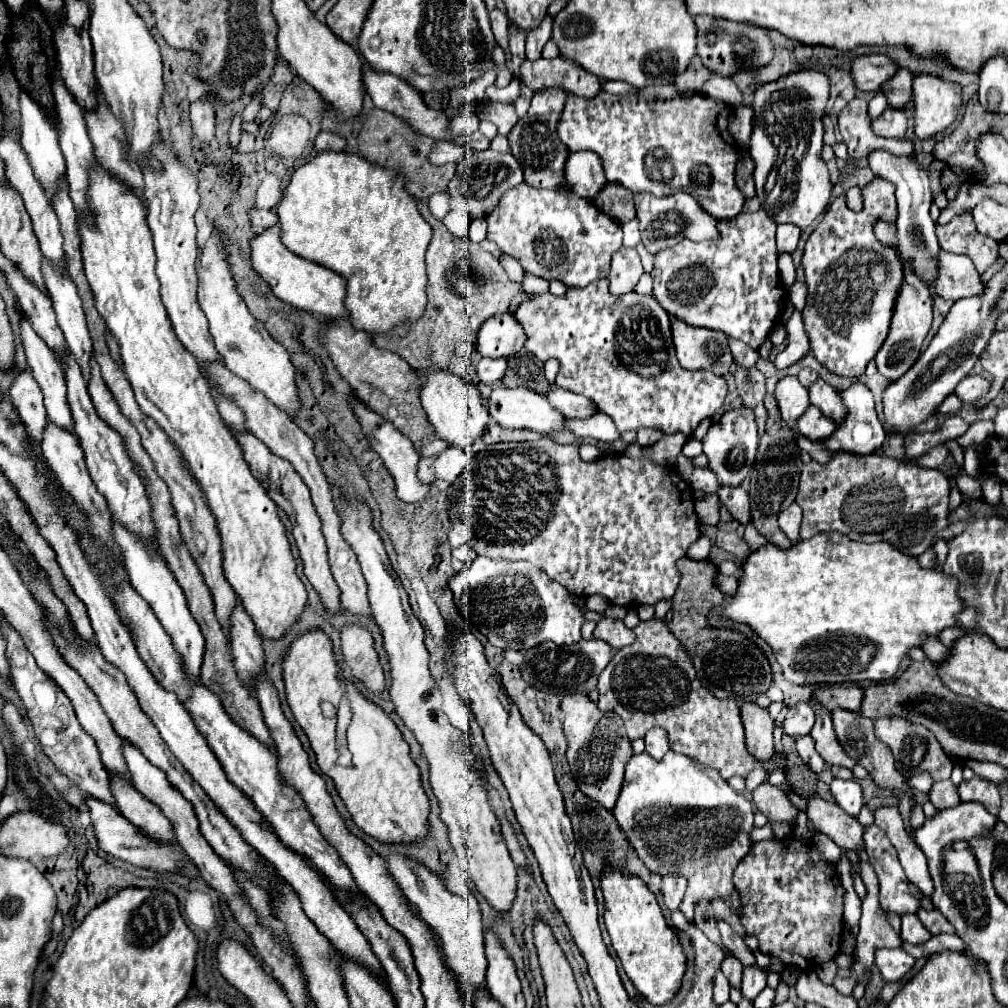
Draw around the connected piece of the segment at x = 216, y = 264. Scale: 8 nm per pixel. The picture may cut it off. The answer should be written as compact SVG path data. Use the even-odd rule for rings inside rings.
M216 233L200 249L198 259L200 259L200 267L196 267L198 301L210 323L210 335L214 337L216 351L220 353L226 367L234 375L246 379L256 391L262 391L276 407L294 417L300 409L300 401L294 383L294 365L290 361L290 355L280 343L276 343L270 337L264 325L256 321L246 309L246 303L236 291L236 283L226 261L226 249Z

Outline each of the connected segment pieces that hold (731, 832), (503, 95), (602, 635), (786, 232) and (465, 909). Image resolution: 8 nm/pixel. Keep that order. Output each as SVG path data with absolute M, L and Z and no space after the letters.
M668 751L662 761L654 761L648 753L632 755L626 765L622 791L612 813L626 833L626 839L652 873L684 875L688 879L688 889L680 911L692 911L702 899L710 901L714 897L728 897L732 893L732 873L752 845L752 805L744 795L736 793L720 777L720 773L716 773L716 769L708 769L698 761L692 761L692 757L674 751Z
M512 83L512 85L504 87L504 89L488 87L486 95L488 95L488 99L492 99L496 103L514 103L516 97L518 97L518 83Z
M600 619L592 635L596 639L604 639L612 649L622 649L634 641L634 631L620 619Z
M778 225L778 251L794 251L798 245L798 237L792 233L800 233L796 225Z
M390 855L386 859L390 873L402 887L404 895L412 901L412 905L418 909L420 917L432 925L432 929L438 933L442 941L442 949L446 955L446 965L452 967L452 971L460 977L460 987L470 997L476 993L476 989L486 989L486 953L484 953L484 927L482 927L482 915L480 907L474 897L462 899L454 893L450 893L440 877L436 873L430 873L424 865L416 861L408 861L402 855Z

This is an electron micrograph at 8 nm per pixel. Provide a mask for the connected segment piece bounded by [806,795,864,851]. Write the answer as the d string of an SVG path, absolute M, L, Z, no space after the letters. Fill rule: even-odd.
M810 797L808 799L808 819L814 821L820 833L826 833L836 845L848 851L864 849L864 827L856 817L844 813L836 803L828 803L824 799Z

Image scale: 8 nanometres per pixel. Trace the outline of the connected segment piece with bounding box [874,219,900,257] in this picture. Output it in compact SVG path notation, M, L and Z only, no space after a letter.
M880 219L874 225L874 233L880 239L880 243L890 245L896 251L896 255L900 257L900 249L898 249L898 241L896 241L896 223L888 223L888 221Z

